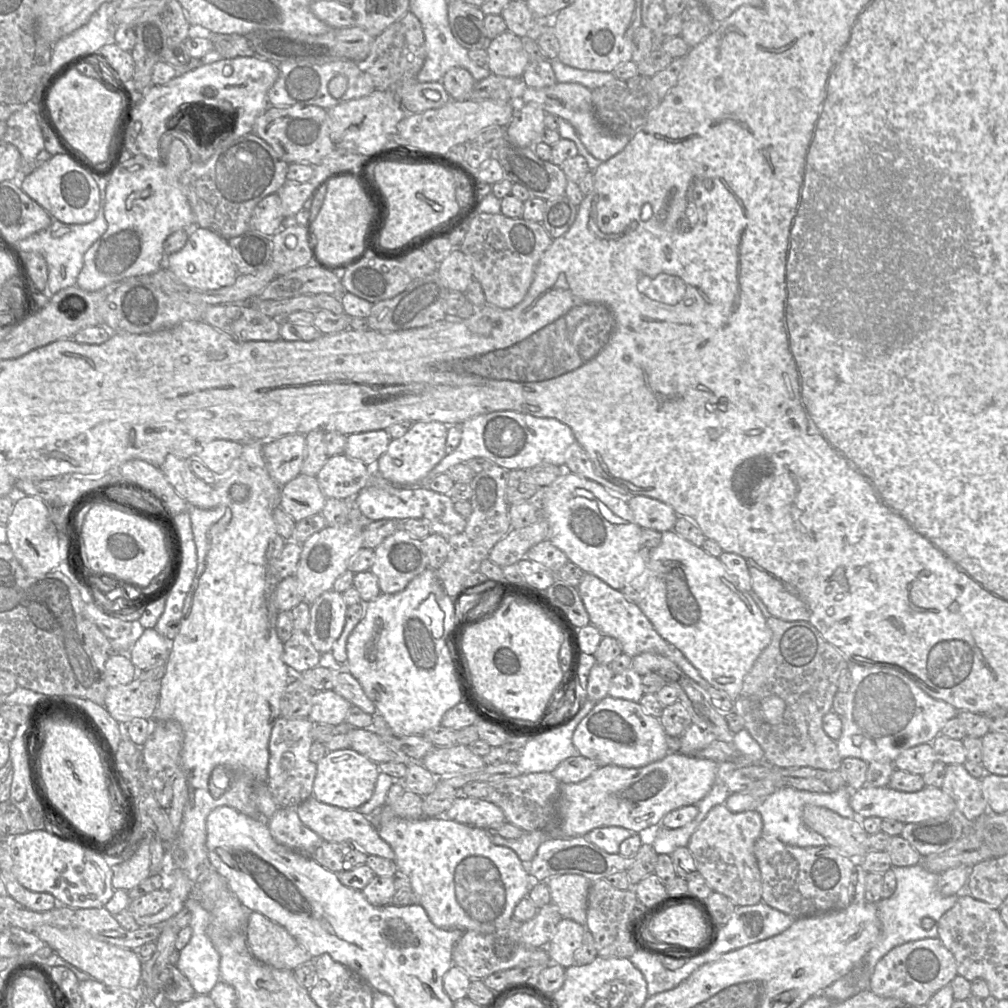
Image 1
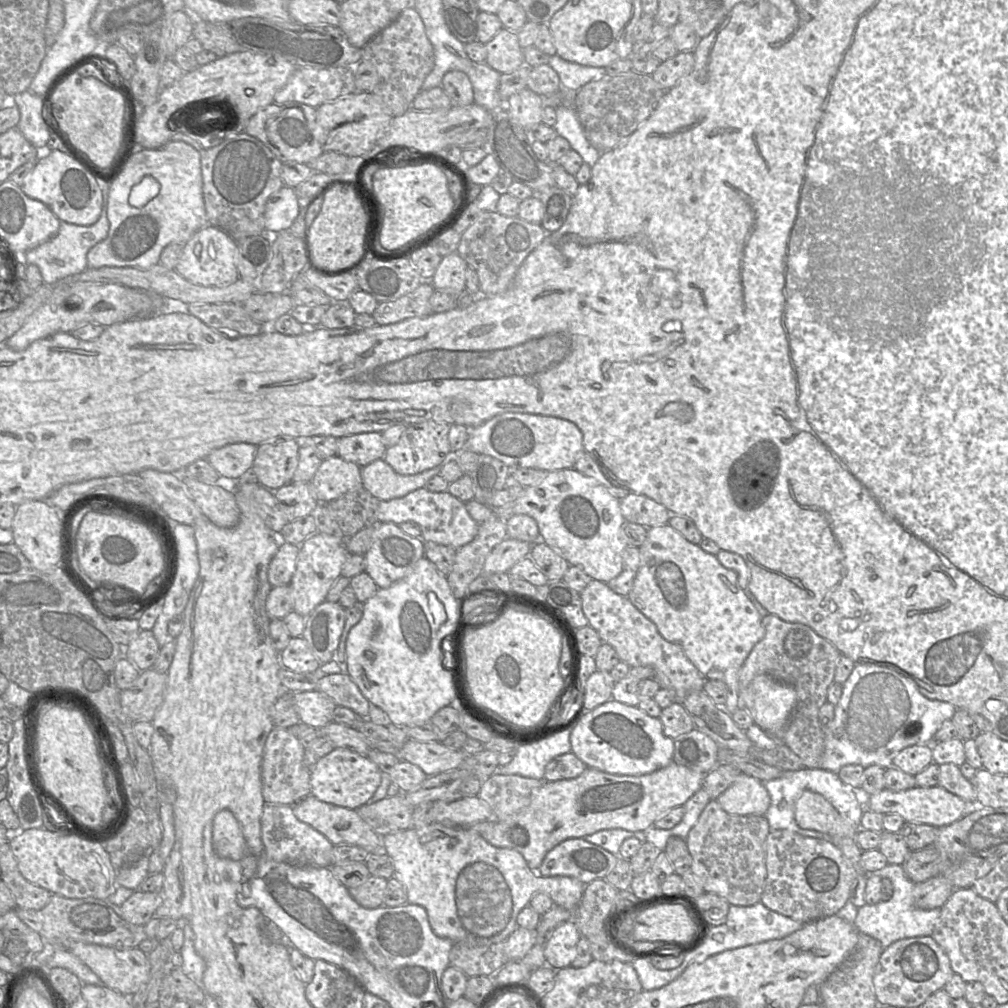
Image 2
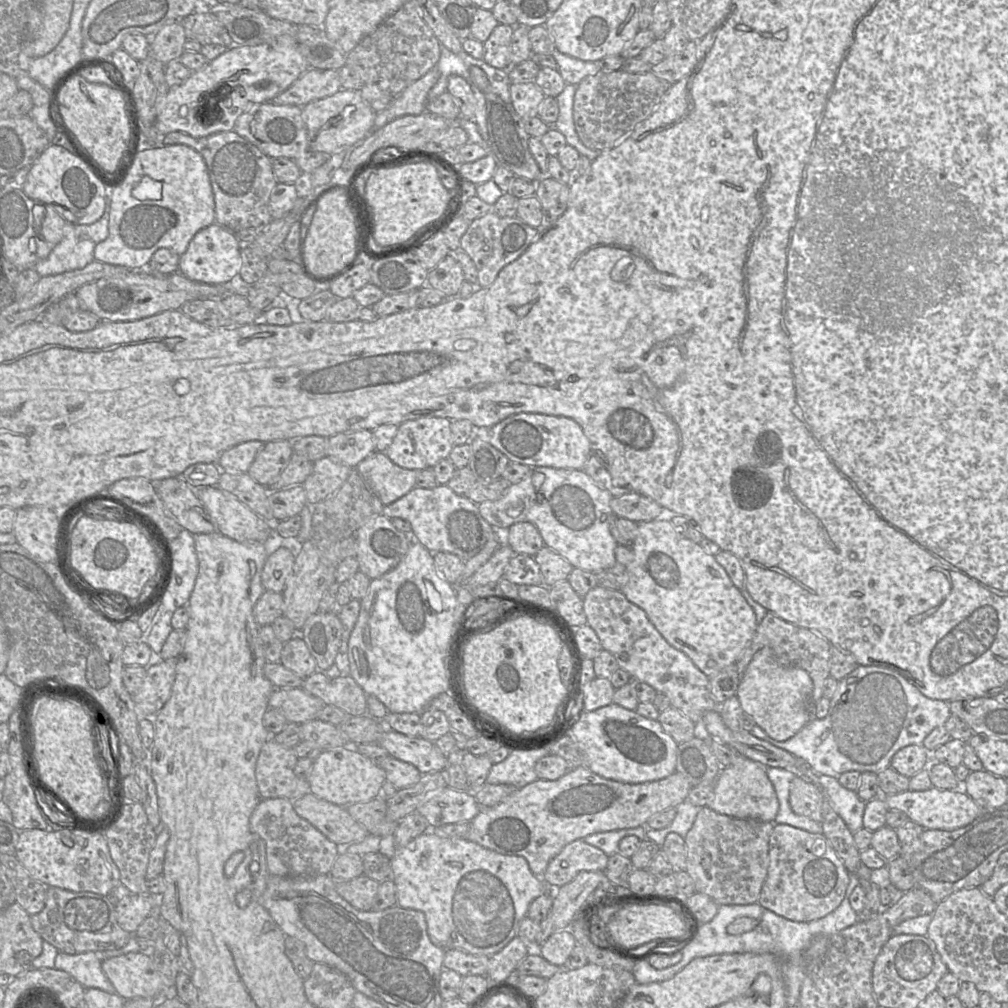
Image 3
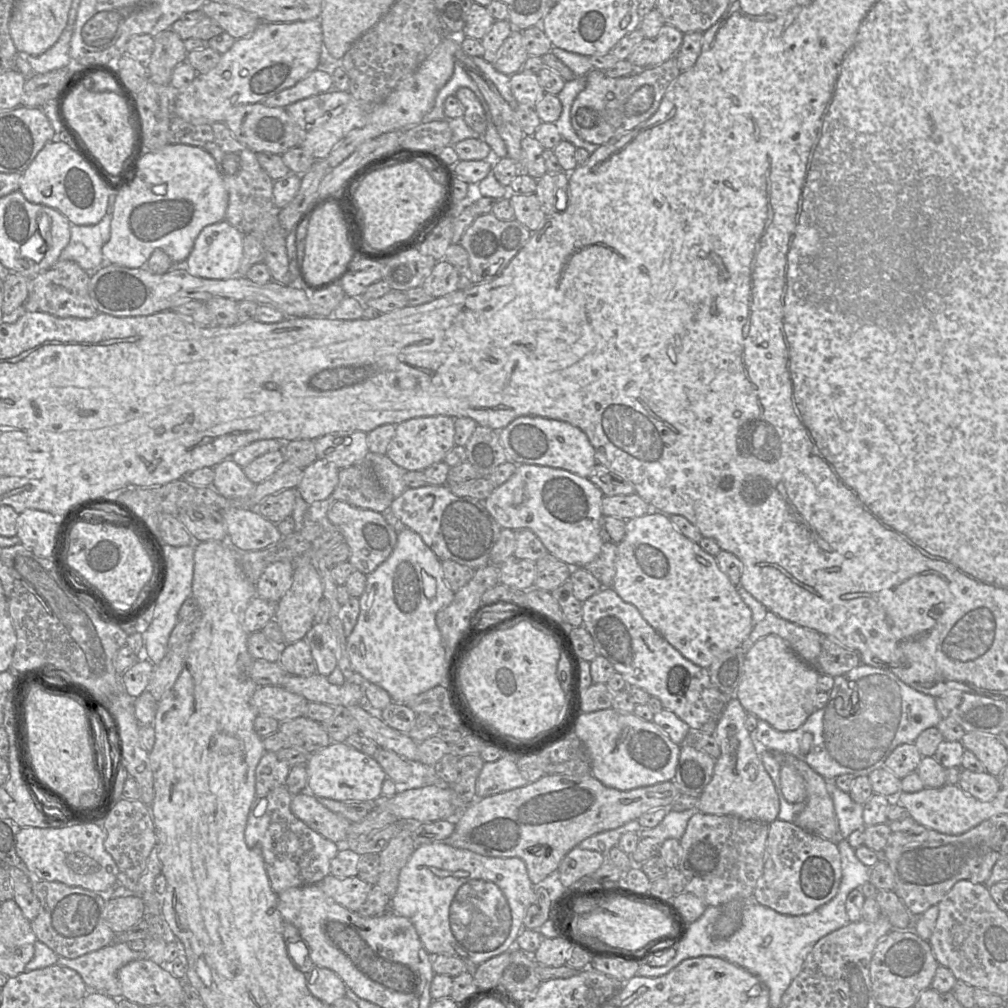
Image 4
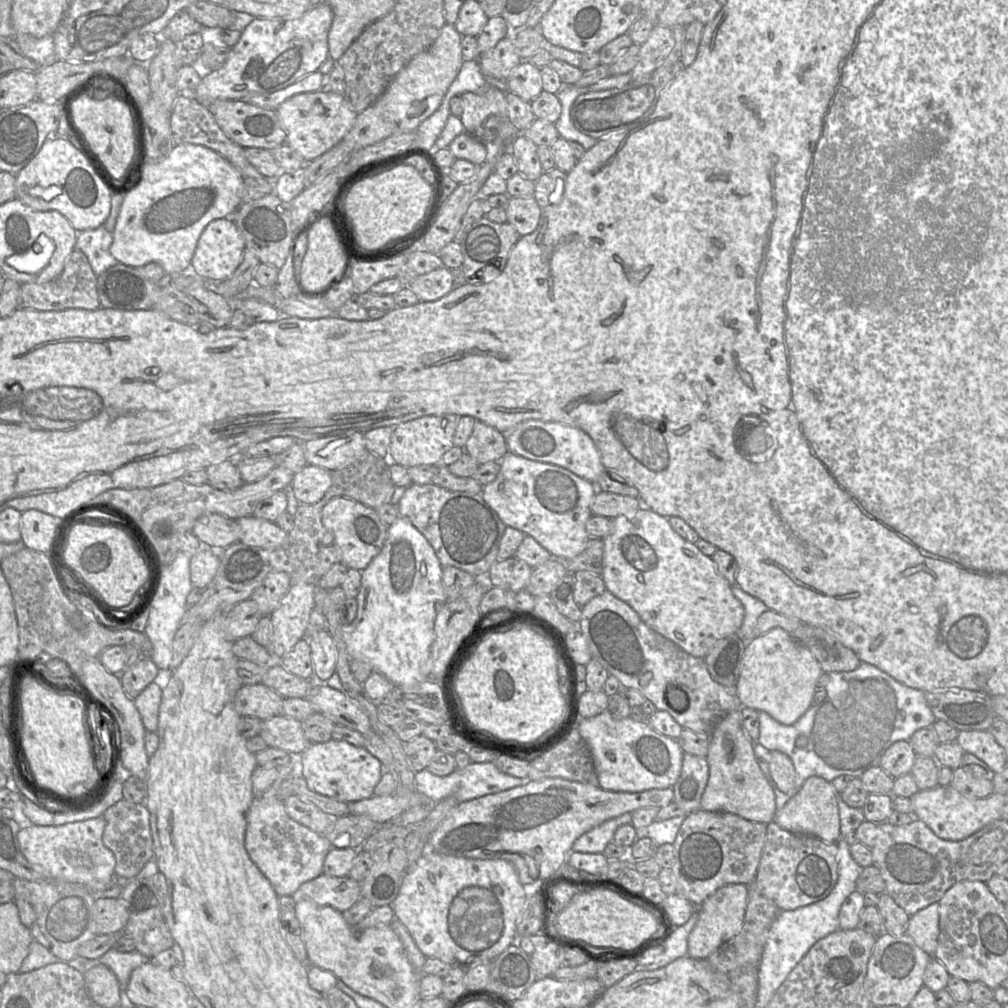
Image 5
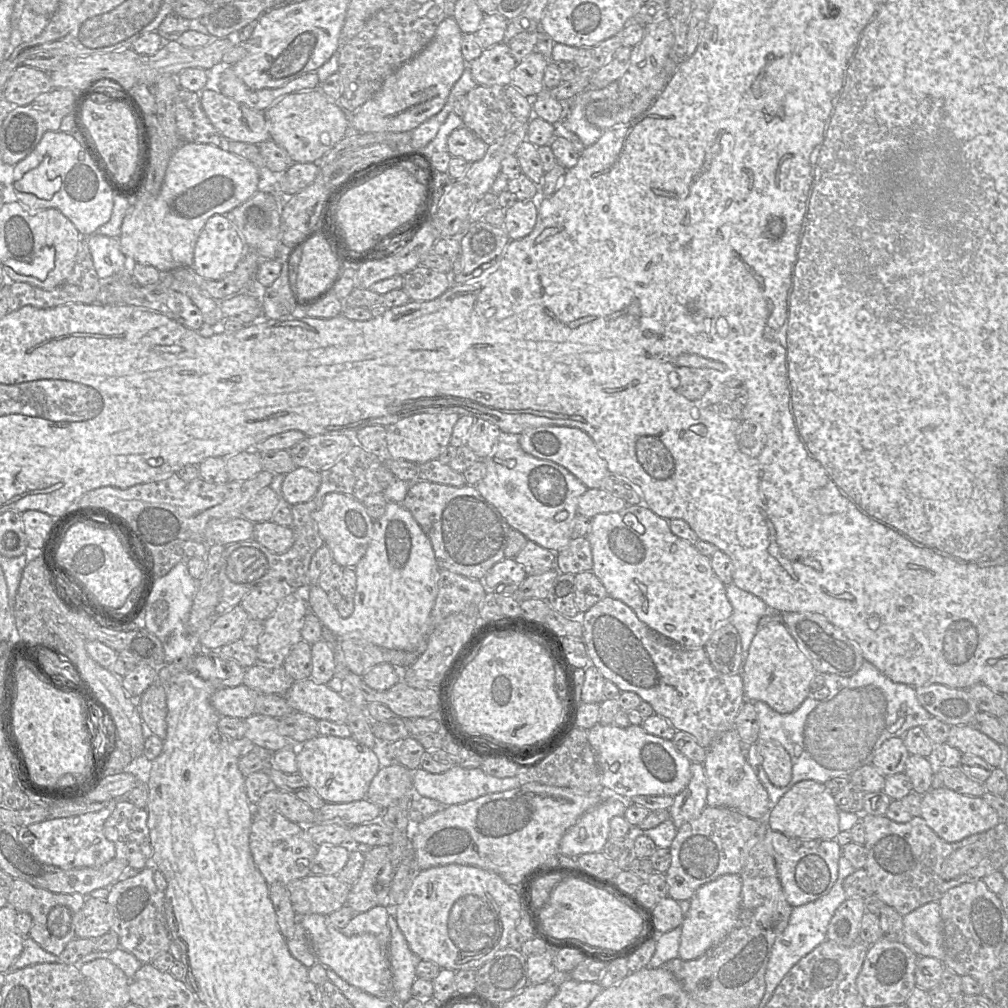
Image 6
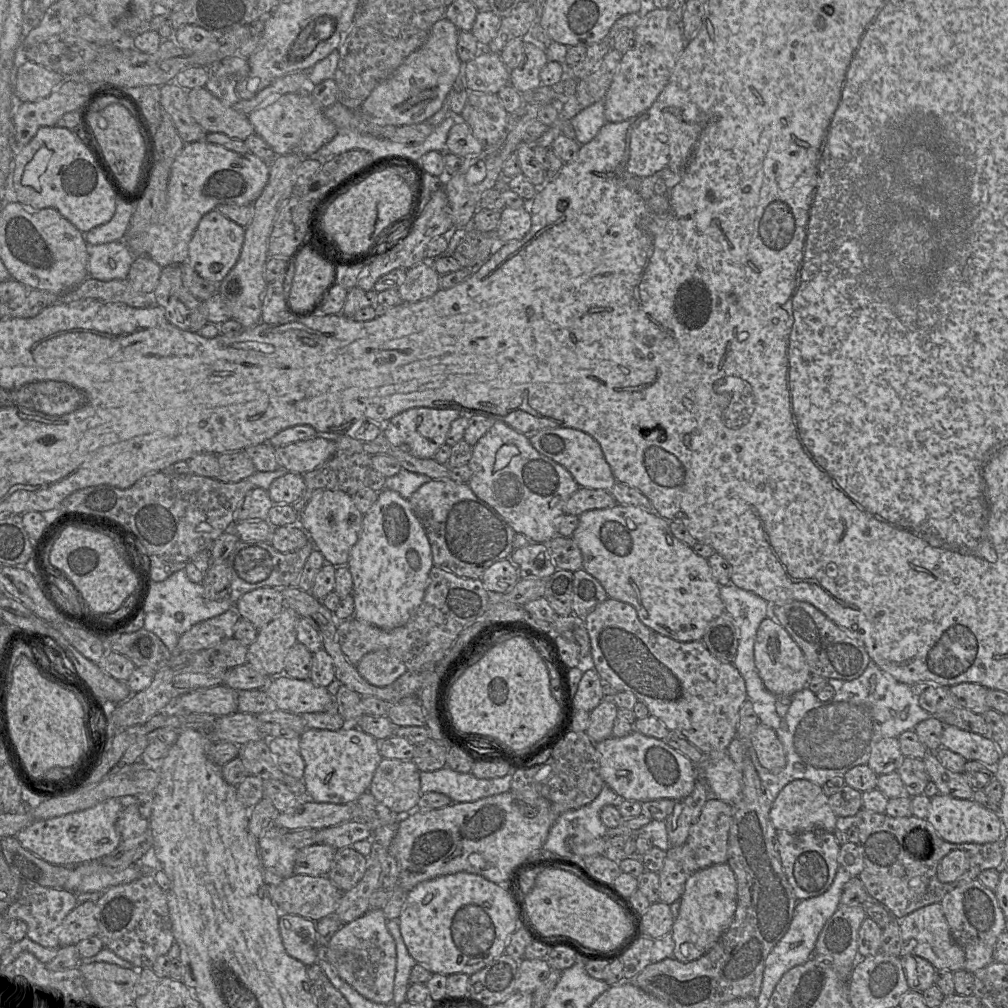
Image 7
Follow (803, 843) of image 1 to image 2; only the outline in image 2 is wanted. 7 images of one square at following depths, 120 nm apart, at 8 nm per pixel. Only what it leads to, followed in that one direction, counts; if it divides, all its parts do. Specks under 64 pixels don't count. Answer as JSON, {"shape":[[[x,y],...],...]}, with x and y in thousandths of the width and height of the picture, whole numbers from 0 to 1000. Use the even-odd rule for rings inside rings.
{"shape":[[[796,762],[790,765],[777,765],[772,772],[757,776],[757,778],[764,790],[764,800],[758,808],[762,814],[764,824],[782,823],[799,830],[823,833],[817,826],[794,821],[789,814],[789,796],[796,786],[800,784],[815,789],[835,811],[847,818],[853,819],[853,813],[858,804],[856,799],[857,790],[854,790],[850,783],[836,777],[827,766],[813,762]]]}

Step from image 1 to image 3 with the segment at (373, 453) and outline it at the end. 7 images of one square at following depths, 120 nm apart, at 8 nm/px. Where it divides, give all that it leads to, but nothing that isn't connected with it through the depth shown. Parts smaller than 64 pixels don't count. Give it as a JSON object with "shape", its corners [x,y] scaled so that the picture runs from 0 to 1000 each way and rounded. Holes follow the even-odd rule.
{"shape":[[[366,427],[336,430],[325,435],[325,453],[351,465],[372,446],[371,430]]]}

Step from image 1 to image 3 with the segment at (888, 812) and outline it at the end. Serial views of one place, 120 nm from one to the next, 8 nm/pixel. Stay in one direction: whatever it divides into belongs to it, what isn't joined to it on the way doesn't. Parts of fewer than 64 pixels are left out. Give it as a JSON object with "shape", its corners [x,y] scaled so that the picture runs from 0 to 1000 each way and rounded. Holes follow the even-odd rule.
{"shape":[[[927,780],[917,785],[896,785],[888,789],[875,790],[881,804],[892,804],[917,822],[948,823],[965,815],[977,803],[971,800],[954,781],[935,784]]]}

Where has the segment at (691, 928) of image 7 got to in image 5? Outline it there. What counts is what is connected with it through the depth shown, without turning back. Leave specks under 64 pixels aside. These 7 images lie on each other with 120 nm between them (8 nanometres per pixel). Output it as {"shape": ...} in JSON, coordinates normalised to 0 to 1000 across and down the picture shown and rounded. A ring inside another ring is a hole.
{"shape":[[[722,877],[705,887],[693,899],[692,914],[683,929],[683,948],[699,952],[718,935],[730,929],[736,921],[742,896],[739,877]]]}

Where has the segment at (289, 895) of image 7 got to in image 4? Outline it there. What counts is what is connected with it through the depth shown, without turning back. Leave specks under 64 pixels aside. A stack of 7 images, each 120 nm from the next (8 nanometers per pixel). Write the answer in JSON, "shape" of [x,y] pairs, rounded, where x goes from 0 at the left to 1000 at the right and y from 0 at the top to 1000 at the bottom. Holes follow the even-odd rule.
{"shape":[[[325,867],[315,878],[333,896],[350,905],[356,903],[370,880],[354,868],[336,871],[329,867]]]}

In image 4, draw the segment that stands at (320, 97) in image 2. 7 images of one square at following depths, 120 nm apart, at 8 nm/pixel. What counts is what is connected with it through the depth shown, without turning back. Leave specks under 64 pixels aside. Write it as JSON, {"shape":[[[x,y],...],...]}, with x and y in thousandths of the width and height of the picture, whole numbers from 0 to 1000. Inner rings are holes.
{"shape":[[[317,65],[292,85],[265,97],[260,102],[266,106],[285,106],[295,100],[322,92],[330,88],[327,67]]]}

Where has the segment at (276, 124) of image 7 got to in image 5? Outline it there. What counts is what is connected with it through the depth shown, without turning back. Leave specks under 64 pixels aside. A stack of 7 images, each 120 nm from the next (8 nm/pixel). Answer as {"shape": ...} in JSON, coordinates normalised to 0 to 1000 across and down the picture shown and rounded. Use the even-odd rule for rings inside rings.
{"shape":[[[321,87],[292,94],[282,100],[274,112],[284,133],[283,143],[298,153],[303,162],[310,161],[337,142],[351,124],[355,113],[346,106],[340,93]]]}

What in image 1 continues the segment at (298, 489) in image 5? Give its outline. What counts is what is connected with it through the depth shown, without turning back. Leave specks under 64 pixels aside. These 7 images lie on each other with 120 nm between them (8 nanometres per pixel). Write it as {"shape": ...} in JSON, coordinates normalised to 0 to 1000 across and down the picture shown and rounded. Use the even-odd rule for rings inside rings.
{"shape":[[[340,449],[325,453],[313,473],[322,493],[343,495],[368,479],[370,468],[371,464]]]}

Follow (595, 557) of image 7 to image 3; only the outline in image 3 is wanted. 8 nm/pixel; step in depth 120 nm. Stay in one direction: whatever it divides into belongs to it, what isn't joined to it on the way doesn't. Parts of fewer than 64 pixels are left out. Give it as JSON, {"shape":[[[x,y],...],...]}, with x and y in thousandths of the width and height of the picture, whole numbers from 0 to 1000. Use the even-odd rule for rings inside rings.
{"shape":[[[661,510],[634,519],[626,545],[628,555],[621,563],[621,579],[616,585],[621,593],[638,604],[661,636],[680,648],[702,672],[710,671],[716,664],[729,659],[747,633],[752,618],[747,604],[709,552],[679,532]]]}

